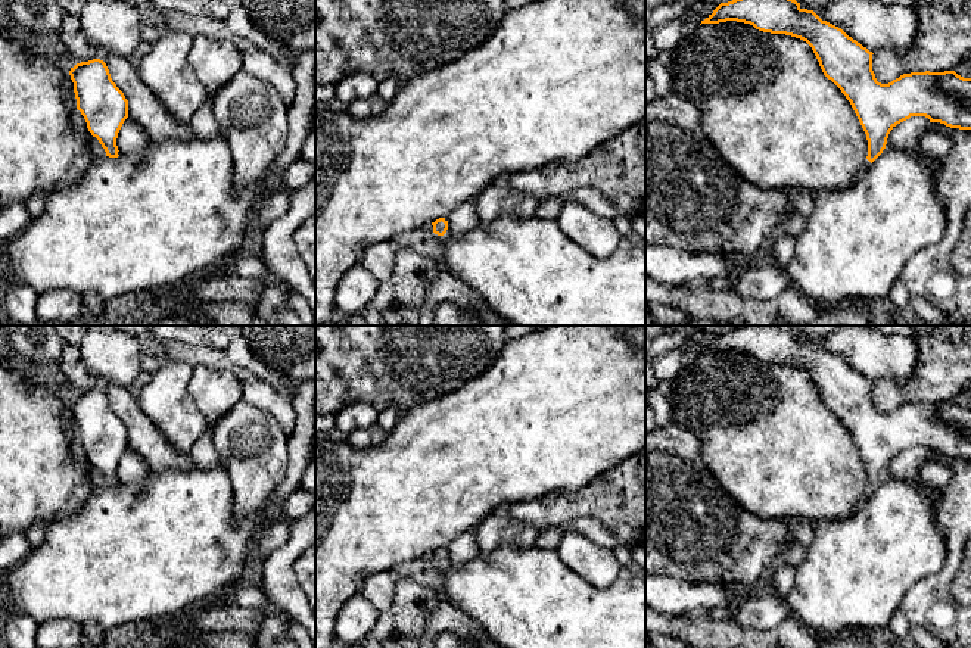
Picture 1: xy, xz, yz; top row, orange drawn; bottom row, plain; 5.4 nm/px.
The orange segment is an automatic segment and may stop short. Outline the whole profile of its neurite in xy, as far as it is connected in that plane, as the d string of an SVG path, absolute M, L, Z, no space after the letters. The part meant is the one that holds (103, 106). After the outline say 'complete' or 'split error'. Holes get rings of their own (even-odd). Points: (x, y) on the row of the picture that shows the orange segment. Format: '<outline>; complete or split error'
M100 59L77 63L69 71L74 82L77 109L109 158L118 158L118 133L128 118L128 100L112 81Z; complete

